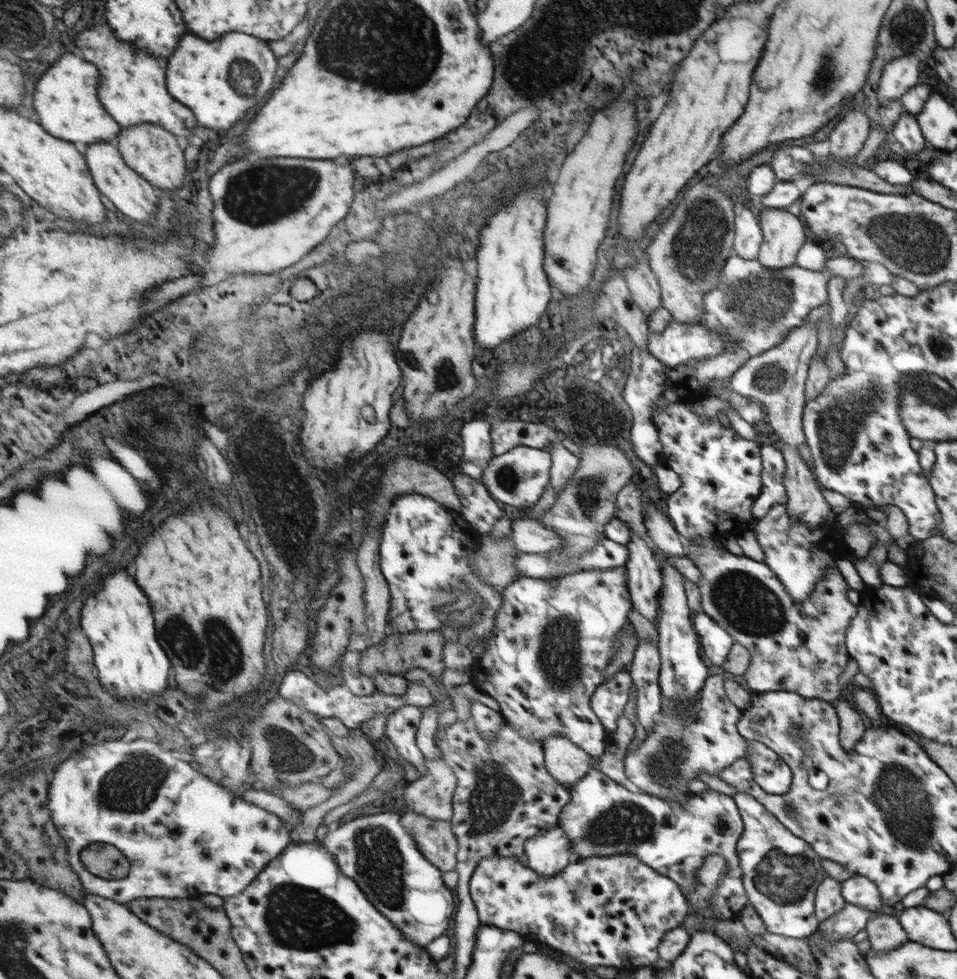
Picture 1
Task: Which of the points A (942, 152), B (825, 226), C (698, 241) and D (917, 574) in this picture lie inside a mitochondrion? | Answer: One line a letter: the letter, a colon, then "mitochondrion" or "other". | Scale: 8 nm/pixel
A: other
B: other
C: mitochondrion
D: other

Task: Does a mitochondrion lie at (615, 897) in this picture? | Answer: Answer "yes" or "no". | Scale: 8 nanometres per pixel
no

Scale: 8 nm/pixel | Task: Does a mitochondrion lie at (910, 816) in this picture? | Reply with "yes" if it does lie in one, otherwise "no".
yes

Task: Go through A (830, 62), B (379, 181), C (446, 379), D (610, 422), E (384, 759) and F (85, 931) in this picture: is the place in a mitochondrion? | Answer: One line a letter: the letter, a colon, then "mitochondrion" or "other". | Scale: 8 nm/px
A: mitochondrion
B: other
C: mitochondrion
D: other
E: other
F: other

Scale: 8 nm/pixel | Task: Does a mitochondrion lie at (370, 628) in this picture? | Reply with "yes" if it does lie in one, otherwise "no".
no

